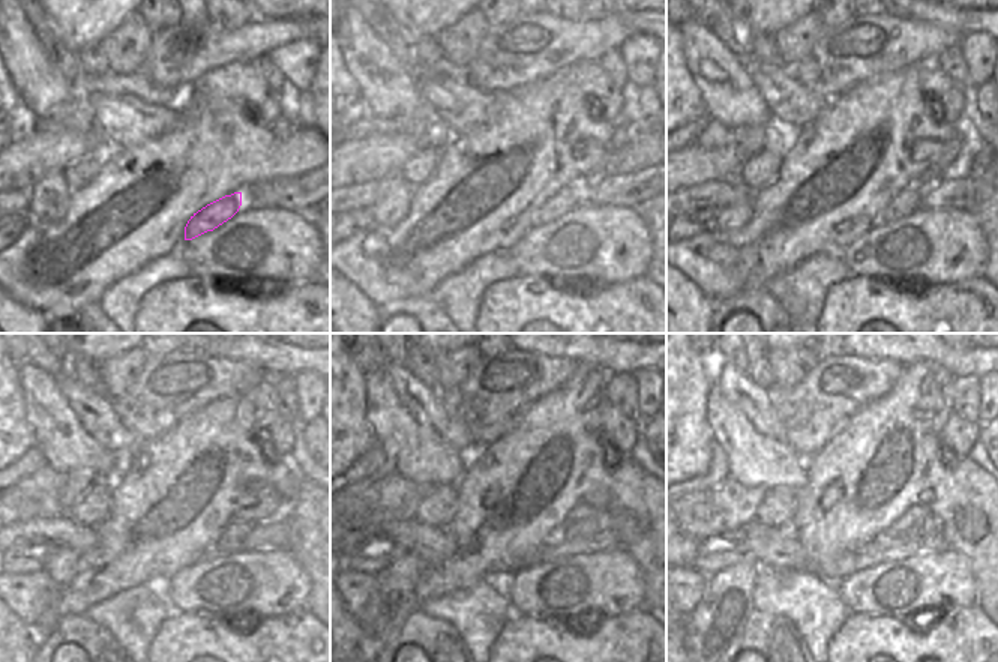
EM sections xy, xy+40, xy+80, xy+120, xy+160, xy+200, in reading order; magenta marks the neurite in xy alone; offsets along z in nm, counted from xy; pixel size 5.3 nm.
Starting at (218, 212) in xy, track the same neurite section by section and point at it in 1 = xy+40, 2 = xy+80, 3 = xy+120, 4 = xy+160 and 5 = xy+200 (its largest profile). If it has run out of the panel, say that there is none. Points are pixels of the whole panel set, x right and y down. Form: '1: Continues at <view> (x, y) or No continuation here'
1: Continues at xy+40 (569, 197)
2: Continues at xy+80 (907, 200)
3: Continues at xy+120 (231, 538)
4: Continues at xy+160 (592, 524)
5: Continues at xy+200 (928, 526).

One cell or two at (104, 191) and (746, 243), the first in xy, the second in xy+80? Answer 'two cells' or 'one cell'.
one cell

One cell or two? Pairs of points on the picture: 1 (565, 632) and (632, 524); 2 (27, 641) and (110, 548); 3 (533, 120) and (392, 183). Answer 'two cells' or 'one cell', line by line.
1: two cells
2: two cells
3: two cells

